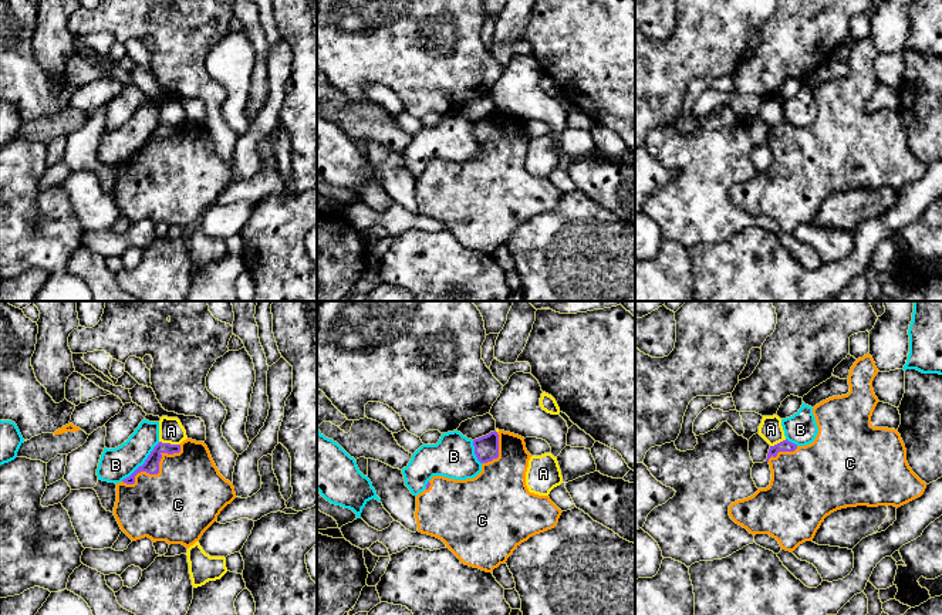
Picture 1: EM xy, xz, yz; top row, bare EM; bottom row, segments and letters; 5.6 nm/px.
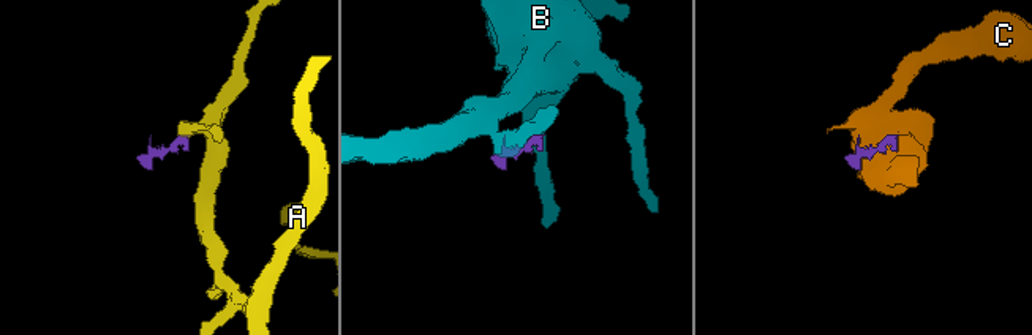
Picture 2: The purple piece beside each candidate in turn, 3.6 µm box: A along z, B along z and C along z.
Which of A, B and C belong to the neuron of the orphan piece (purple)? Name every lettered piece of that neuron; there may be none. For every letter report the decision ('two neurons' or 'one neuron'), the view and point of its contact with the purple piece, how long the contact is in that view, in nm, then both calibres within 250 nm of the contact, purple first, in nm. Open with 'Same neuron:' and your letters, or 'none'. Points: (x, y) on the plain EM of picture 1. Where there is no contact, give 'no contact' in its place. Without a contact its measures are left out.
Same neuron: C
A: two neurons; contact xy (169, 125); length 120 nm; calibres 90 and 140 nm
B: two neurons; contact xy (144, 145); length 320 nm; calibres 90 and 190 nm
C: one neuron; contact xy (158, 154); length 400 nm; calibres 90 and 420 nm

